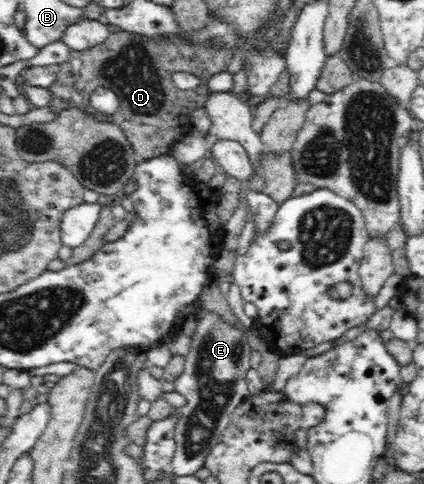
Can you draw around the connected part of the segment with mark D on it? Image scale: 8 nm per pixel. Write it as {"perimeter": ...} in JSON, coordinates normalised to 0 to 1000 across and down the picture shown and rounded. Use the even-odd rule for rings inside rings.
{"perimeter":[[[267,60],[241,91],[215,95],[196,105],[165,105],[163,122],[142,134],[132,169],[116,180],[127,200],[120,202],[111,221],[123,229],[149,229],[175,221],[203,233],[219,231],[219,240],[231,252],[274,256],[295,275],[318,320],[333,331],[399,320],[417,289],[448,277],[446,246],[453,229],[483,219],[491,163],[507,153],[533,147],[542,124],[547,124],[547,114],[547,105],[538,97],[519,97],[519,93],[429,93],[410,76],[354,81],[344,72]],[[415,145],[472,153],[472,174],[460,184],[425,186],[415,182],[406,167],[406,153]],[[236,178],[257,182],[276,194],[283,219],[274,236],[243,238],[226,227],[222,229],[224,223],[212,217],[215,190]]]}

